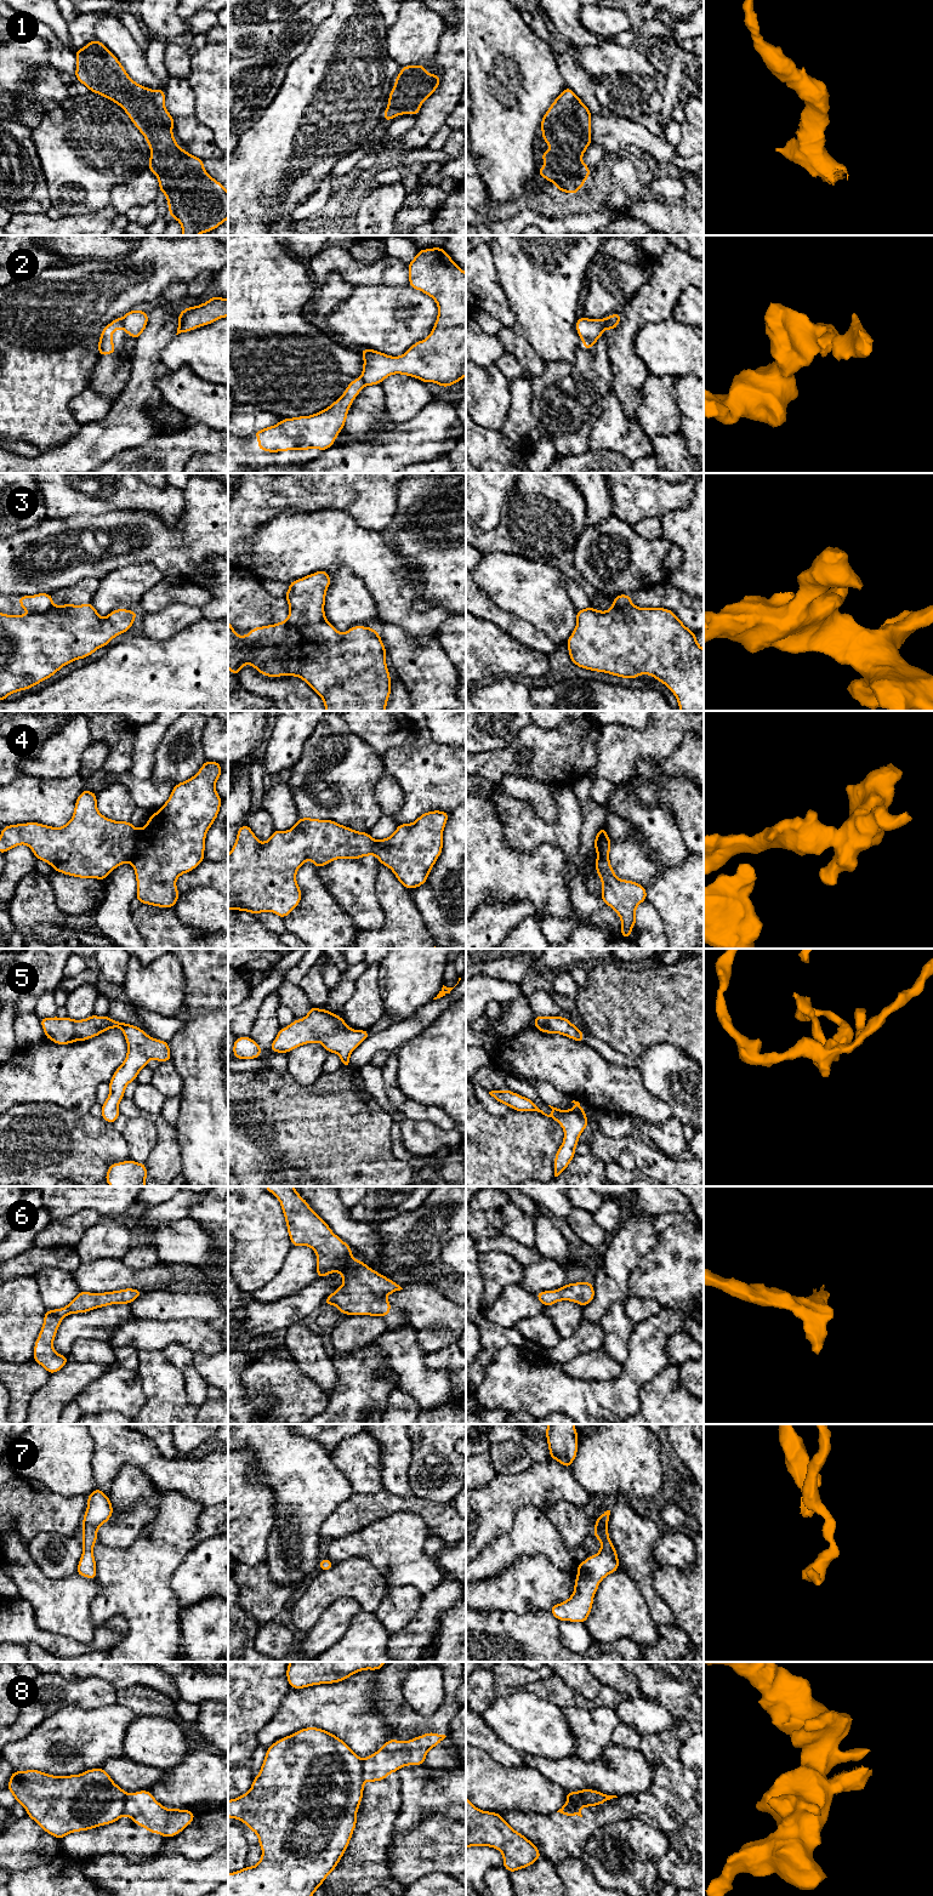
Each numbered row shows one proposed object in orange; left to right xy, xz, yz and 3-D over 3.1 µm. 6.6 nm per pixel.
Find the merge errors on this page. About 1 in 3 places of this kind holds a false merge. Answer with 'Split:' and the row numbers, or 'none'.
Split: 2, 3, 4, 8

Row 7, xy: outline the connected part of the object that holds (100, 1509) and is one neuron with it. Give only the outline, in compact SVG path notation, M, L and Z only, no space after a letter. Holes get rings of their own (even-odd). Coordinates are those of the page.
M95 1488L87 1496L87 1509L83 1518L83 1555L79 1560L76 1575L95 1579L97 1576L93 1545L97 1542L97 1530L113 1515L113 1505L108 1496Z

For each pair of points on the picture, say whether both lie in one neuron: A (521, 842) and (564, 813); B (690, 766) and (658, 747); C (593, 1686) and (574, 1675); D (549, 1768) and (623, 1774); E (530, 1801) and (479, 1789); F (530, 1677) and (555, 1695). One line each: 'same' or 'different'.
A: same
B: different
C: same
D: same
E: same
F: different

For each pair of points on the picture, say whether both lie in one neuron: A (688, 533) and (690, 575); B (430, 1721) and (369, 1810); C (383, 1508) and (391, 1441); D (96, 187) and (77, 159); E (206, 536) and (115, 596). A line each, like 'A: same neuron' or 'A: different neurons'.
A: same neuron
B: same neuron
C: different neurons
D: same neuron
E: different neurons

